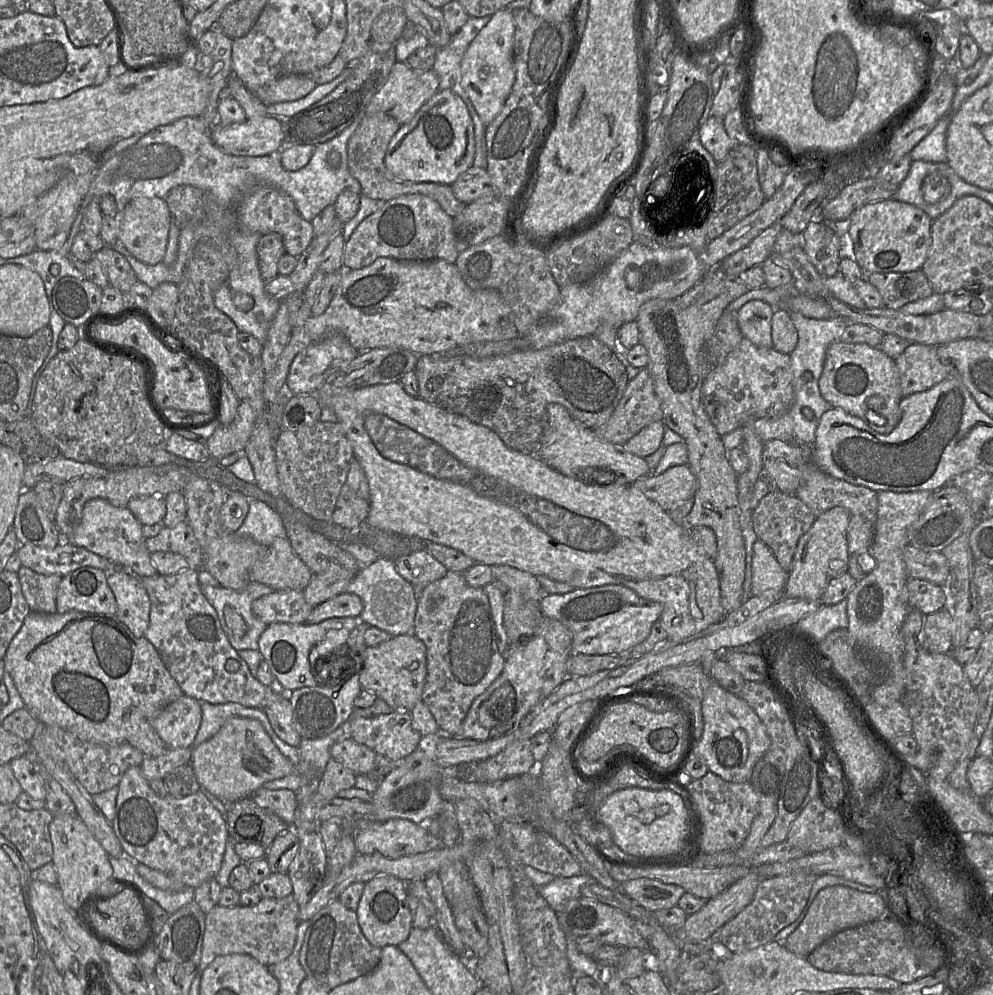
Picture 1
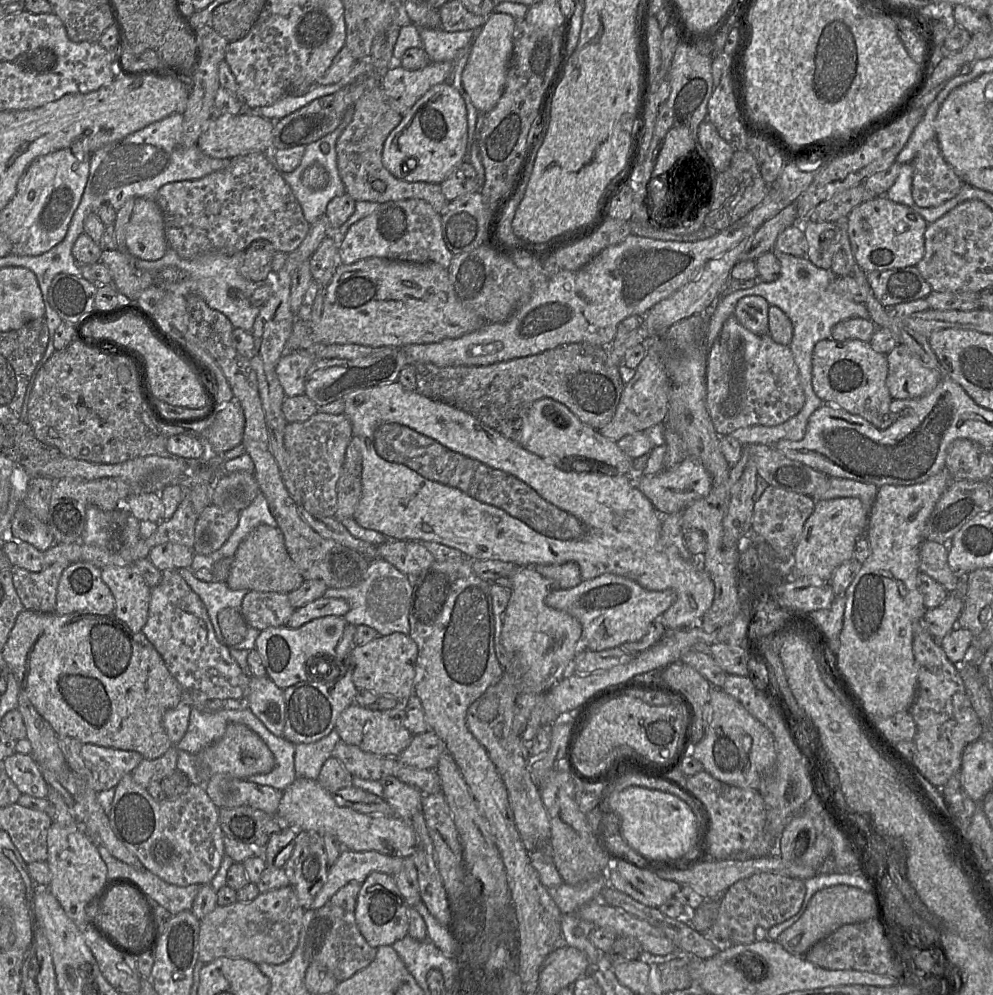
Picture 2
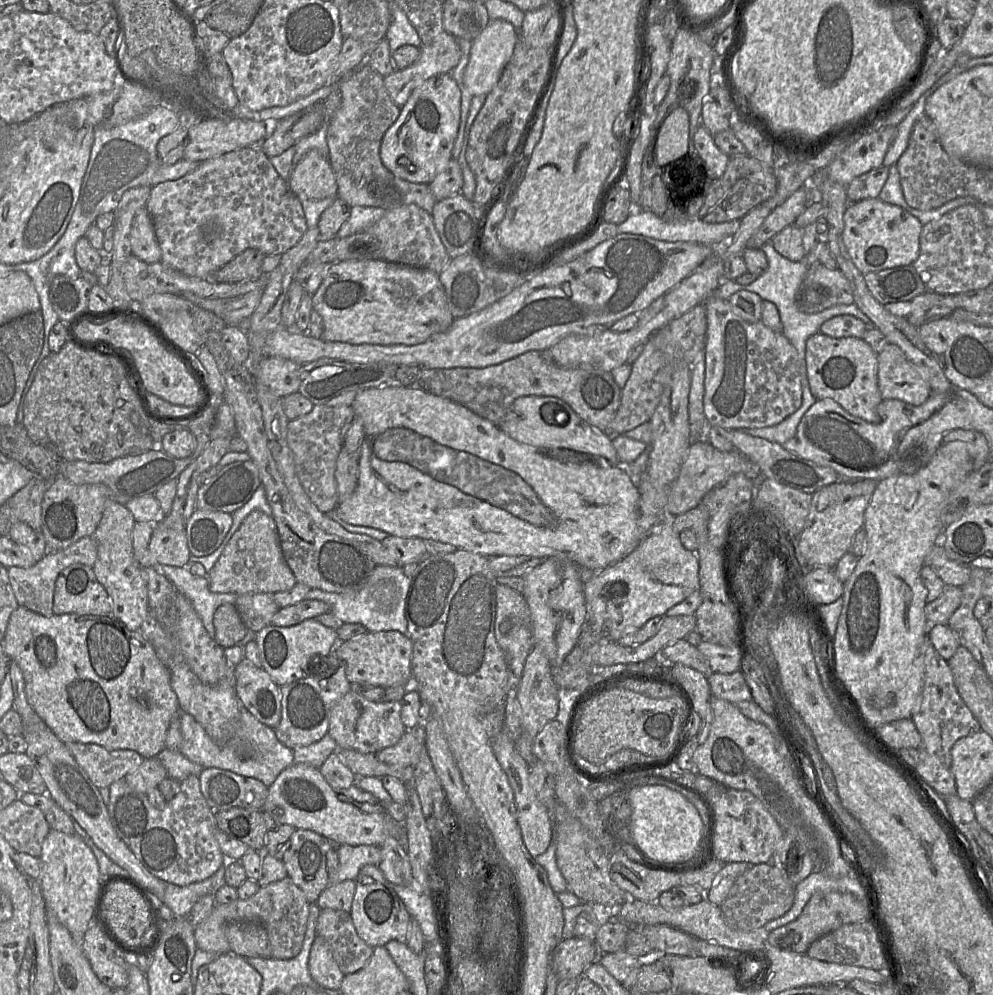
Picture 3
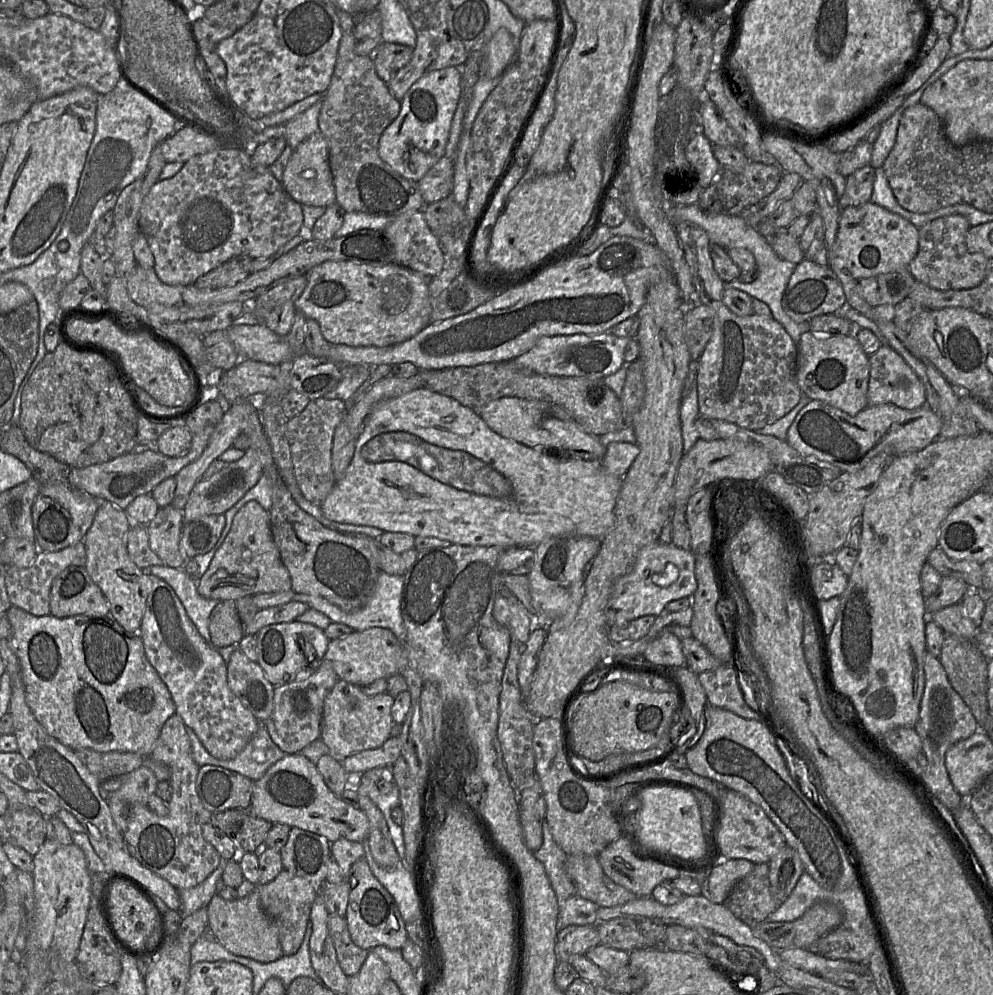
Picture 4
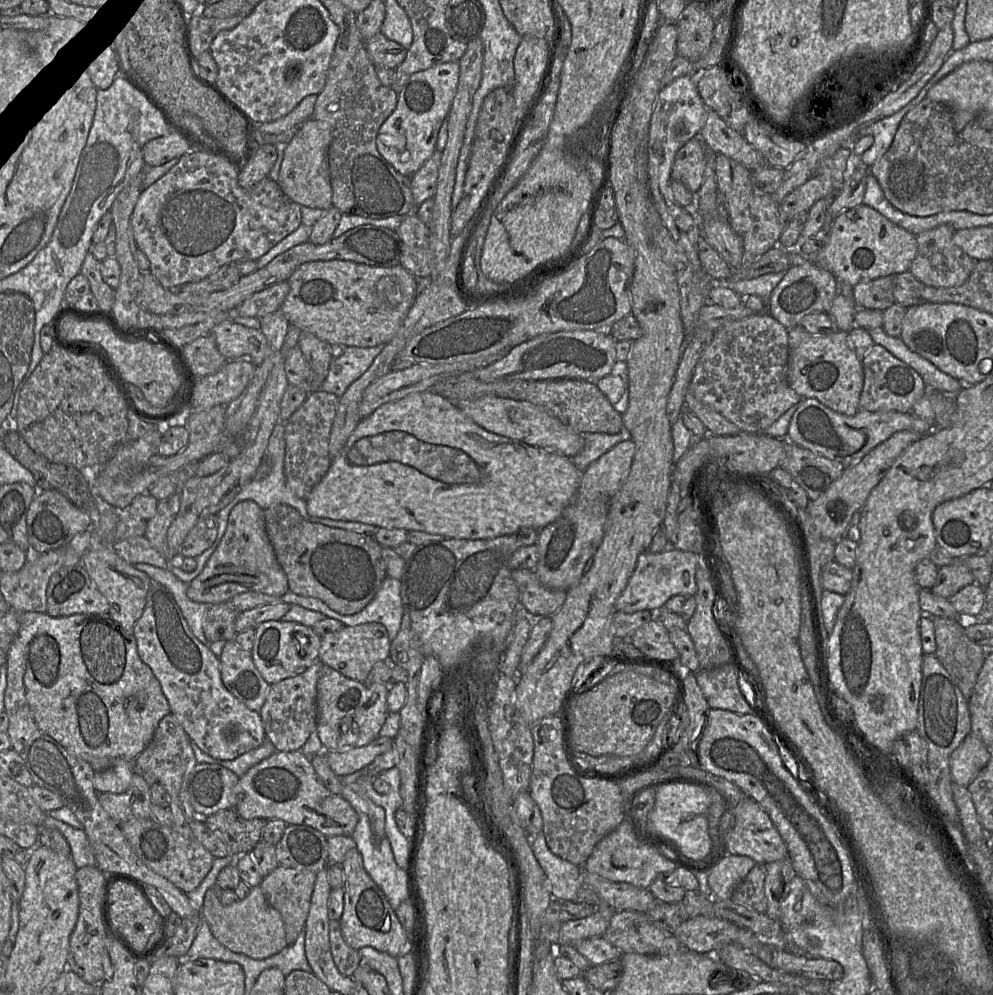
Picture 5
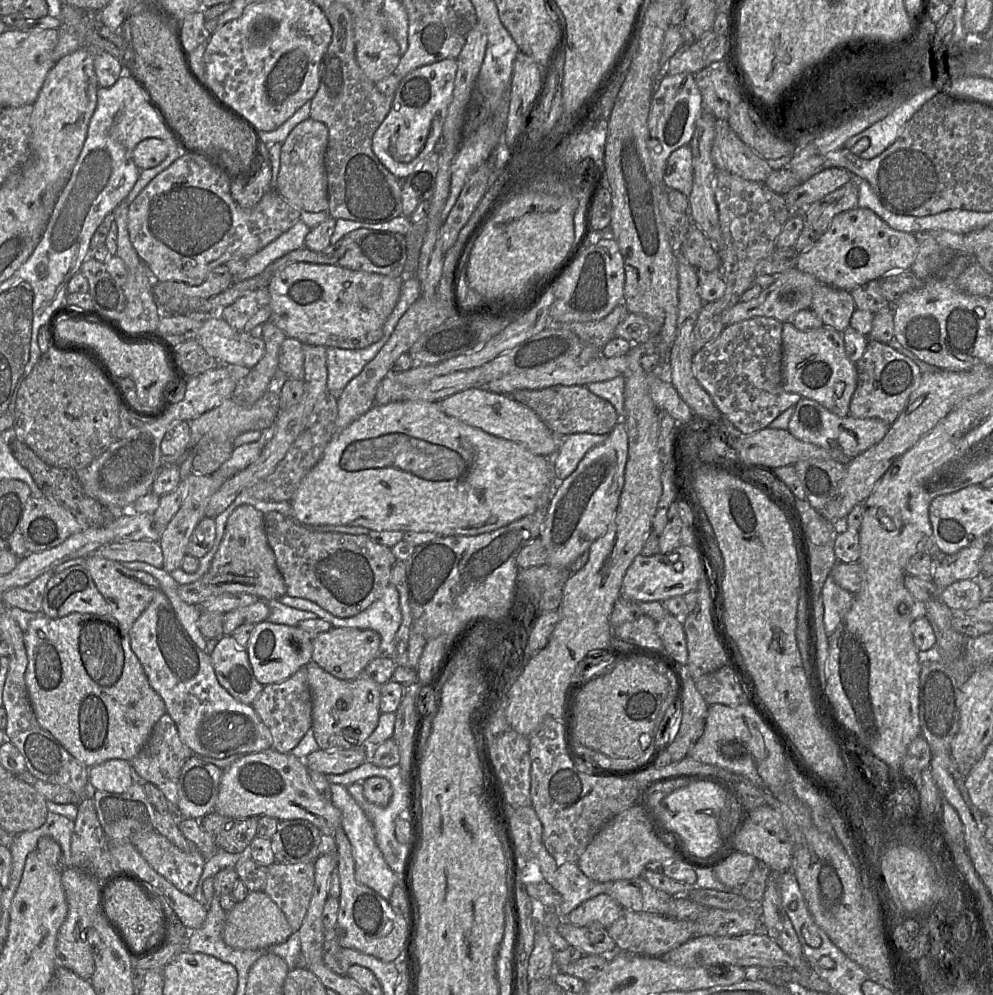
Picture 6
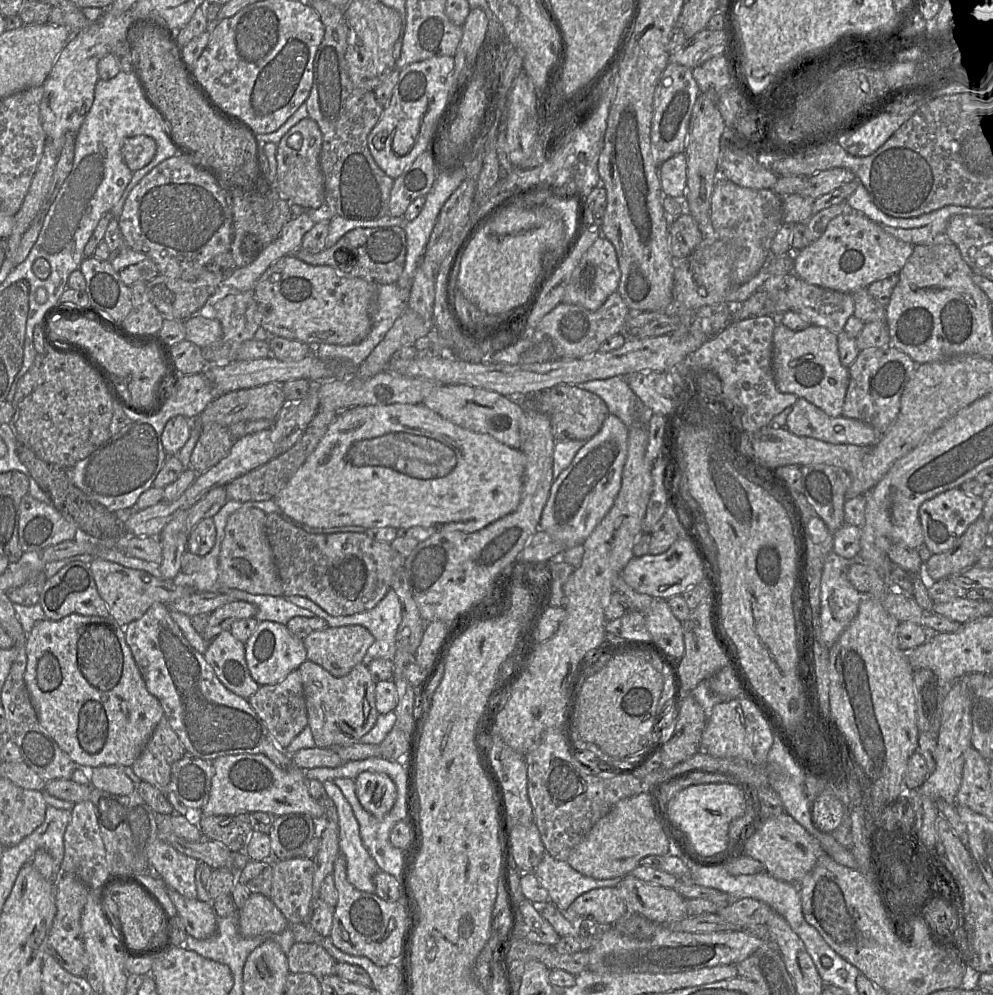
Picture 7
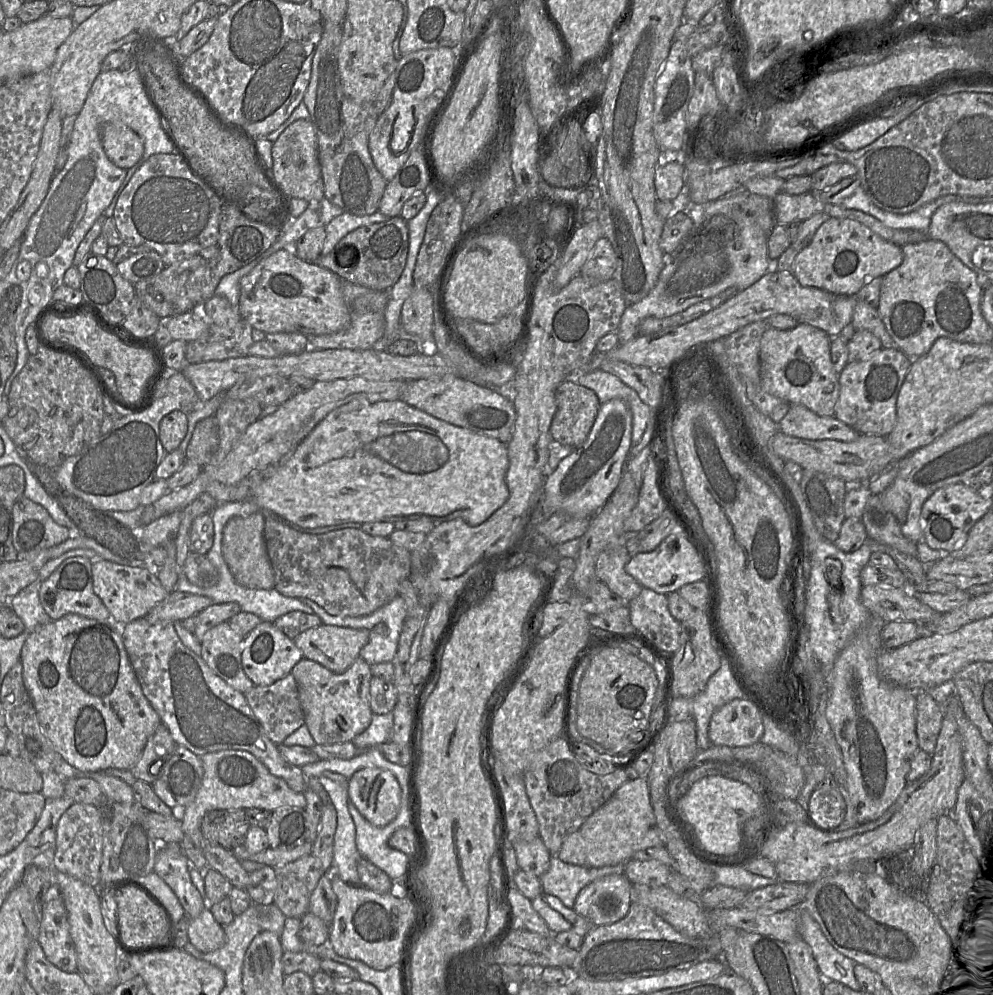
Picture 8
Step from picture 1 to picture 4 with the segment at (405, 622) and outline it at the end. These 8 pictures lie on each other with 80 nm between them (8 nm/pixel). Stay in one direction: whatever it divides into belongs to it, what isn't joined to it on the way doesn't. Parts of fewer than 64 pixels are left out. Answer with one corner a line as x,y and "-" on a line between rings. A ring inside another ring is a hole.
381,572
369,601
357,612
347,613
324,598
295,593
293,600
307,604
310,608
318,610
327,615
332,622
342,623
354,629
363,631
372,627
388,628
405,646
405,627
401,615
401,599
403,593
404,580
401,575
390,575

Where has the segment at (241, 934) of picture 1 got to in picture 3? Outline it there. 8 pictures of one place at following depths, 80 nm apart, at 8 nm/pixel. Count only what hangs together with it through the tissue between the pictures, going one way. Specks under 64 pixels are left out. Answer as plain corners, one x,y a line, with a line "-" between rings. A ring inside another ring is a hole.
289,876
282,880
259,887
251,897
237,899
227,904
215,904
210,915
194,928
195,942
198,949
218,955
230,953
230,946
224,934
225,925
237,922
257,922
266,930
271,958
287,960
294,958
301,950
310,904
303,891

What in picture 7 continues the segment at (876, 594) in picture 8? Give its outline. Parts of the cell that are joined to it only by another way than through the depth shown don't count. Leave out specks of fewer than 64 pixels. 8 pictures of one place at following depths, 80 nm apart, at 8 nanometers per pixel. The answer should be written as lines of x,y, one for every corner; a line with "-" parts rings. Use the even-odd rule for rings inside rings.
893,584
885,595
882,605
898,621
911,620
936,632
954,632
965,624
940,615
934,610
929,611
922,608
912,593
903,590
896,584

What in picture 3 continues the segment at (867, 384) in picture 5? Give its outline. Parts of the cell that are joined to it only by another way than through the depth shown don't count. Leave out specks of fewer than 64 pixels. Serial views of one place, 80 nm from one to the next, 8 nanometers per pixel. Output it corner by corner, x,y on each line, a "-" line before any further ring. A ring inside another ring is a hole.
888,343
877,359
878,388
883,400
898,399
919,406
930,397
931,387
921,369
897,345

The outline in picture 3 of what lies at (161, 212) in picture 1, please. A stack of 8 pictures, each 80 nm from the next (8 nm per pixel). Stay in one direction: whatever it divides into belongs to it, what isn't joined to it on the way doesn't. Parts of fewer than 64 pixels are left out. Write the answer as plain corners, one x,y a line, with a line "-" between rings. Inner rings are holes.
146,207
140,208
135,214
130,232
131,255
148,263
161,260
159,247
152,219

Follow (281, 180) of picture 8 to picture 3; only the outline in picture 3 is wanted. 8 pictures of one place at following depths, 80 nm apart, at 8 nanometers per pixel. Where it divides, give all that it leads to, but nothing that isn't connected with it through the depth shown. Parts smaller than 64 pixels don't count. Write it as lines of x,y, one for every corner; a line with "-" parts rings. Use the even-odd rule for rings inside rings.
318,150
309,151
289,175
288,186
298,198
323,200
337,197
337,183
330,161

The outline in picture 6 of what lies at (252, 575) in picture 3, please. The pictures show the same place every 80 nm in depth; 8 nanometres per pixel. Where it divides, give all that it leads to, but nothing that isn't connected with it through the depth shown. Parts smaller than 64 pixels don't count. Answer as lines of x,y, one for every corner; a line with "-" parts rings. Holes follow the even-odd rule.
248,504
241,505
232,512
208,572
193,583
179,585
178,594
185,603
198,605
224,593
246,593
257,596
260,600
276,600
286,594
284,578
276,565
275,554
266,536
264,515

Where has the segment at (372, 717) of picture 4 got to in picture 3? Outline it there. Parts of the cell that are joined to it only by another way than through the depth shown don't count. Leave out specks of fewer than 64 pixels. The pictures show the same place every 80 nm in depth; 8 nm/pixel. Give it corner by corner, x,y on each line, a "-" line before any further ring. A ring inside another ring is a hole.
352,689
332,707
328,735
336,741
338,749
376,754
397,744
407,731
401,719
401,708
401,701
374,702

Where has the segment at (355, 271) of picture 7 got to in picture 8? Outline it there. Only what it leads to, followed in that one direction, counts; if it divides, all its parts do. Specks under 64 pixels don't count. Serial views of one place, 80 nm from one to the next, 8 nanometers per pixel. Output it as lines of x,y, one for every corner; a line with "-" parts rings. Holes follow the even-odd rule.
400,215
362,226
343,237
326,256
312,262
341,279
373,290
390,289
400,278
409,249
408,223

